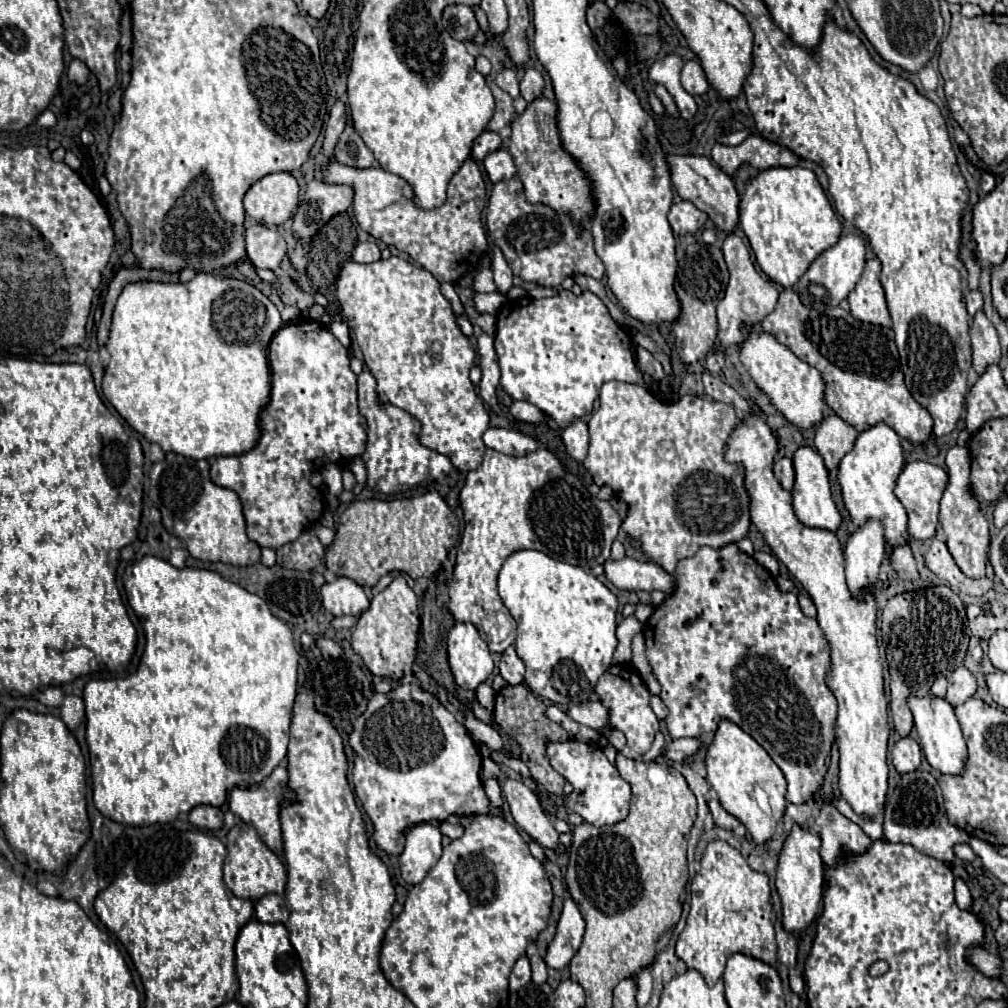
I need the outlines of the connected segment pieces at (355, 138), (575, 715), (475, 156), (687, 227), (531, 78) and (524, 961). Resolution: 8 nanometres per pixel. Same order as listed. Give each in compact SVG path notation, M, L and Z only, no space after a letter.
M352 126L344 128L344 132L336 144L336 150L334 150L334 158L340 164L354 166L354 168L378 166L378 162L374 160L374 154L368 150L364 140L356 134L356 130Z
M584 702L578 706L572 706L566 710L566 714L584 726L604 730L606 732L606 720L608 720L608 710L600 702Z
M482 132L472 148L472 160L484 160L490 152L502 148L502 138L496 132Z
M682 200L672 204L668 212L668 222L676 234L684 236L684 234L694 234L696 230L700 230L708 222L708 214L696 208L692 202Z
M528 68L526 74L524 74L524 78L522 78L522 82L520 82L520 92L522 92L522 96L524 96L526 102L532 102L532 100L536 100L536 98L542 96L544 86L546 84L544 84L542 74L538 70L534 70L534 68Z
M522 956L522 958L518 958L518 962L514 964L512 974L510 974L510 993L516 993L516 990L526 986L528 982L530 982L530 962L526 956Z

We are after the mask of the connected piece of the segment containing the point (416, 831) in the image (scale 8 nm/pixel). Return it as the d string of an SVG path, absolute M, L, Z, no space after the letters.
M418 824L406 834L406 846L400 854L400 872L404 882L418 884L442 854L442 834L434 824Z

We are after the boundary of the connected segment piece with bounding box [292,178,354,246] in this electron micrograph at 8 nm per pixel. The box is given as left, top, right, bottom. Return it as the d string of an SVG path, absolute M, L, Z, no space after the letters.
M314 178L292 218L292 236L296 242L310 246L320 228L336 214L344 212L354 198L354 190L344 184L324 184Z

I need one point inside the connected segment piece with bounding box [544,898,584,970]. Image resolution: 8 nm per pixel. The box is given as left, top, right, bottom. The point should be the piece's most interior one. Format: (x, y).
(568, 938)

